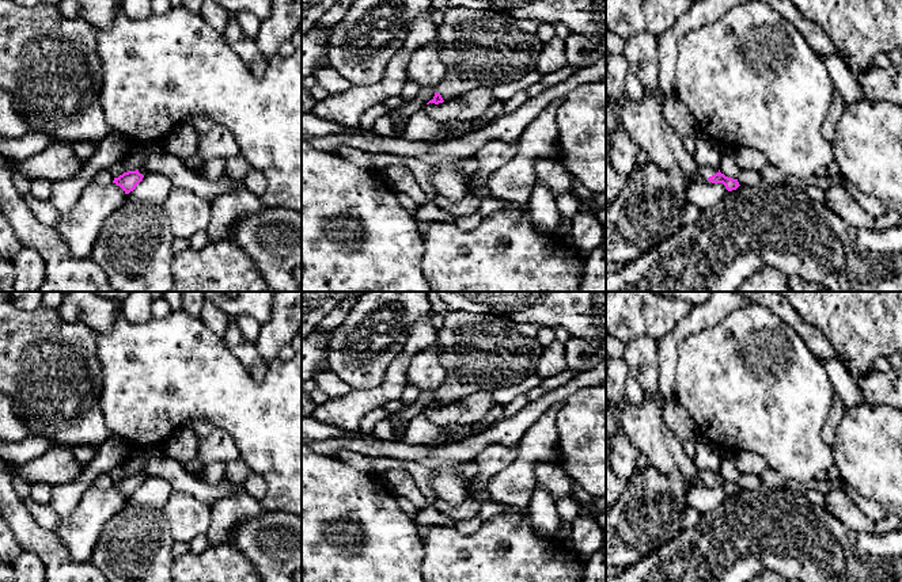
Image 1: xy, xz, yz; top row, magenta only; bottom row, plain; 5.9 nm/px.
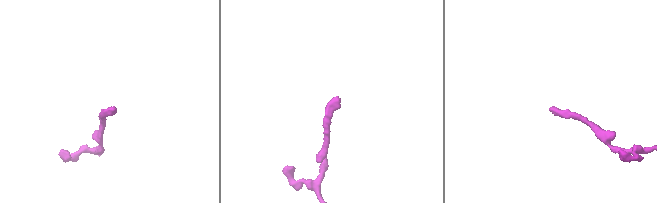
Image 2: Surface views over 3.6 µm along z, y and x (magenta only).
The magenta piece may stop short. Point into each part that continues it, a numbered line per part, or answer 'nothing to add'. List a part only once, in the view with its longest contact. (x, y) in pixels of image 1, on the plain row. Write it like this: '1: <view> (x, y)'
1: yz (704, 476)

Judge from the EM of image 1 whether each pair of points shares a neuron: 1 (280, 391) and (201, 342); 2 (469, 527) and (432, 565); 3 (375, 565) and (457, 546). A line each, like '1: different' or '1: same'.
1: same
2: different
3: different

